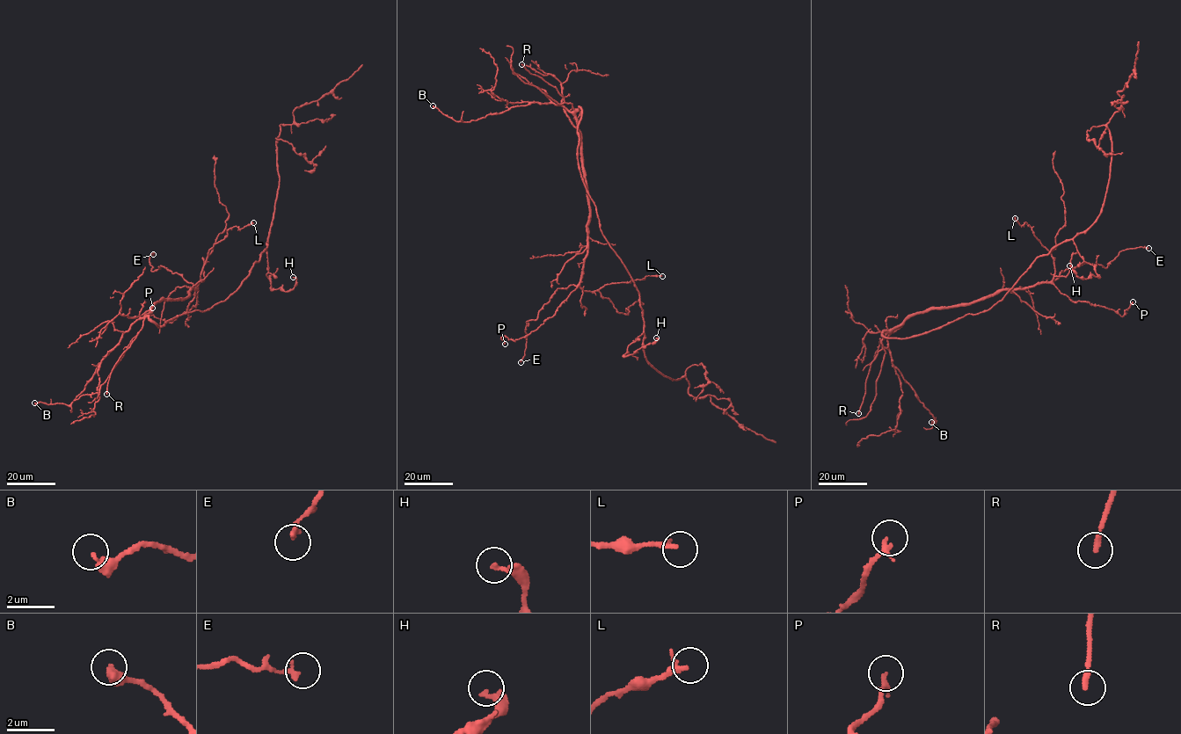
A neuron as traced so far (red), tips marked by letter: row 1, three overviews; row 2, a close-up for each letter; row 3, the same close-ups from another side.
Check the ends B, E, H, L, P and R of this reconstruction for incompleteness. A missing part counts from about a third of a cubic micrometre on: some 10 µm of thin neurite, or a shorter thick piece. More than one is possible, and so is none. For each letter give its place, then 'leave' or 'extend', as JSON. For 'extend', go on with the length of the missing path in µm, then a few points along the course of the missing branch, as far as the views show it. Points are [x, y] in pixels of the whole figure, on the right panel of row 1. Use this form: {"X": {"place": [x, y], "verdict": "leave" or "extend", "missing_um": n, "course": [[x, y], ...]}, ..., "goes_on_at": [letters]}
{"B": {"place": [931, 422], "verdict": "leave"}, "E": {"place": [1148, 248], "verdict": "leave"}, "H": {"place": [1069, 265], "verdict": "leave"}, "L": {"place": [1015, 218], "verdict": "leave"}, "P": {"place": [1133, 301], "verdict": "leave"}, "R": {"place": [858, 413], "verdict": "leave"}, "goes_on_at": []}

